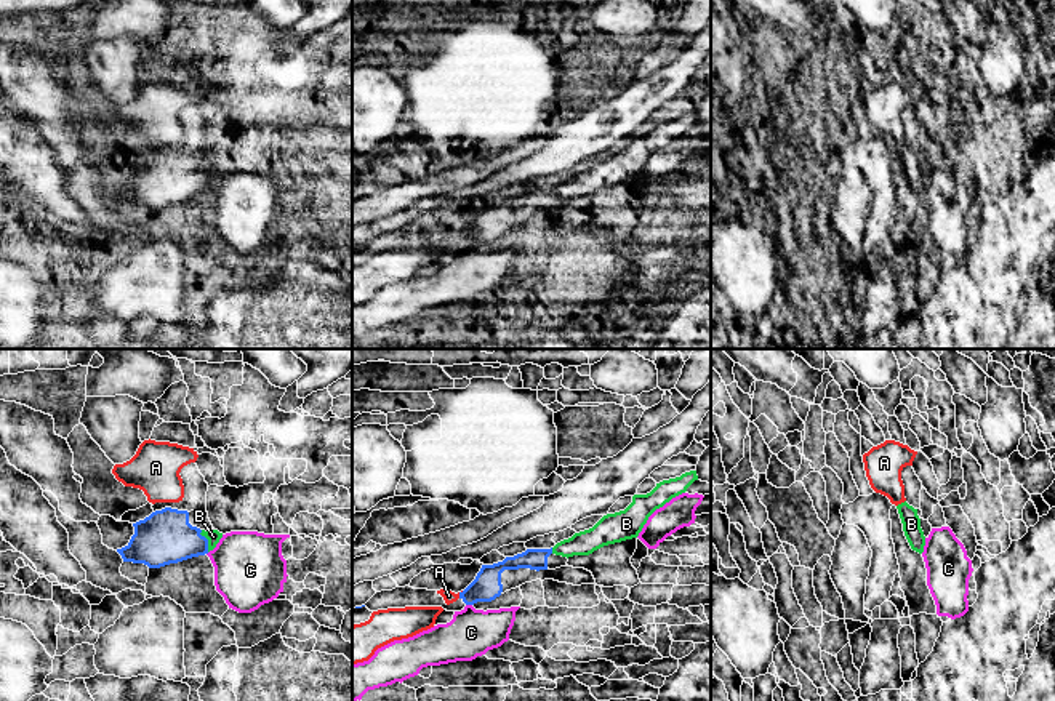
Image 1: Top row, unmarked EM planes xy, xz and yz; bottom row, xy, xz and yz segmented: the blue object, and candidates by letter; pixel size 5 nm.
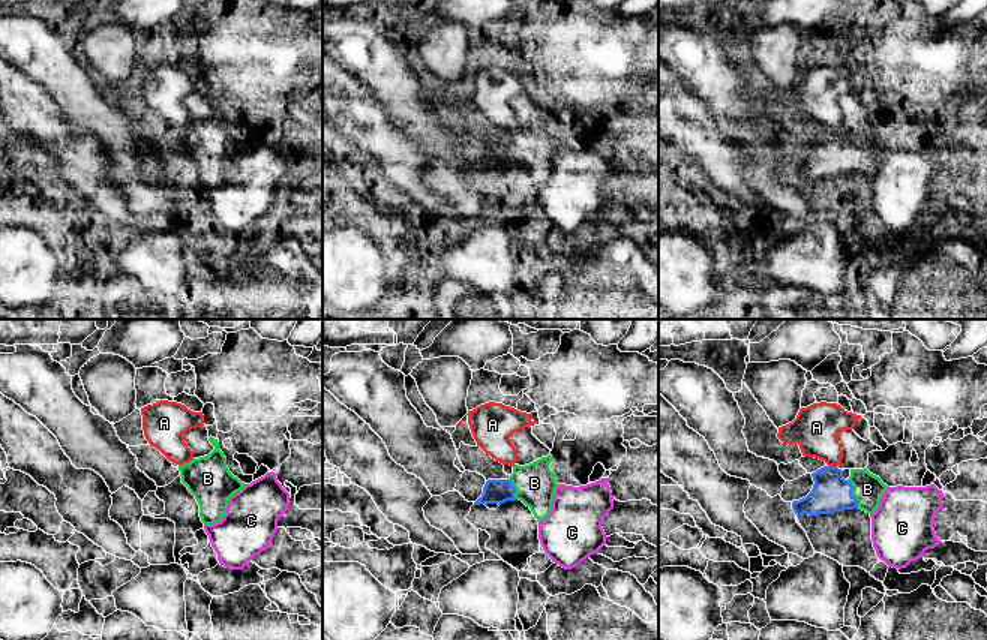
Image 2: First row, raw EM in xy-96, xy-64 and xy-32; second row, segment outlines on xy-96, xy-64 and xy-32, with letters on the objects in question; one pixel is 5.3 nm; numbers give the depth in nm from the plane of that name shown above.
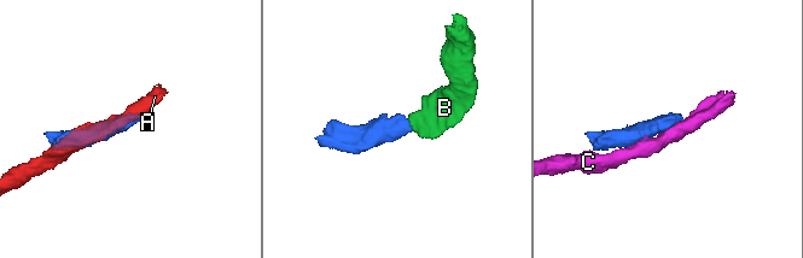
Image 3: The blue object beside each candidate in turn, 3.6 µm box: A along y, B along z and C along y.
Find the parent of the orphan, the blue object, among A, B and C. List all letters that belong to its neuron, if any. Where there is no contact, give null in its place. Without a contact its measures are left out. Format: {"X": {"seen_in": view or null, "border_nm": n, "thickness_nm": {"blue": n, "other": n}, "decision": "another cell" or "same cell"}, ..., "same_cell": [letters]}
{"A": {"seen_in": "xz", "border_nm": 50, "thickness_nm": {"blue": 150, "other": 60}, "decision": "another cell"}, "B": {"seen_in": "xy", "border_nm": 120, "thickness_nm": {"blue": 280, "other": 70}, "decision": "same cell"}, "C": {"seen_in": "xz", "border_nm": 30, "thickness_nm": {"blue": 150, "other": 240}, "decision": "another cell"}, "same_cell": ["B"]}

